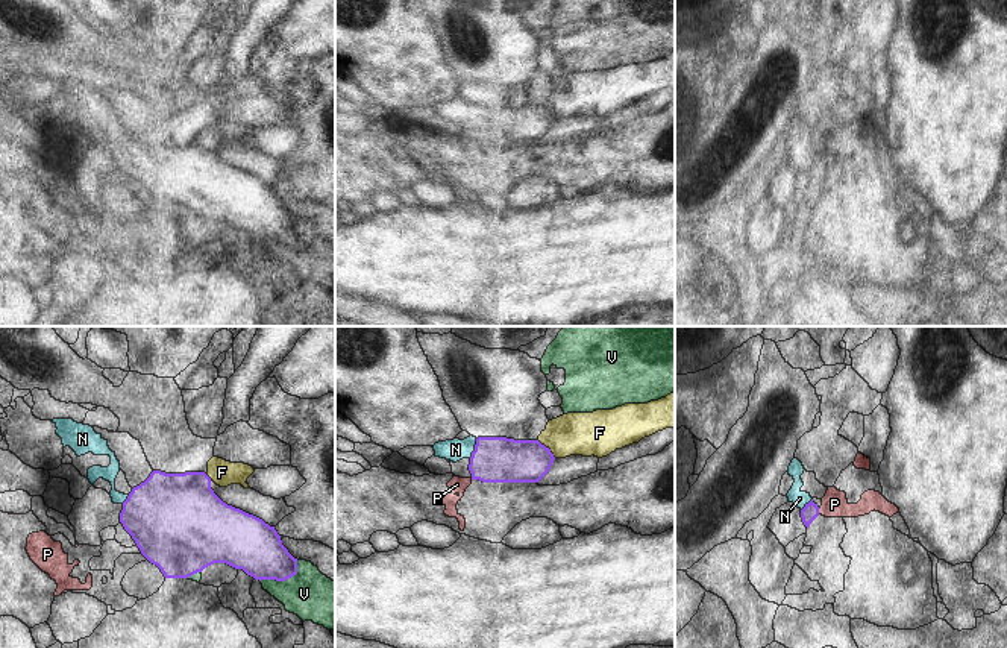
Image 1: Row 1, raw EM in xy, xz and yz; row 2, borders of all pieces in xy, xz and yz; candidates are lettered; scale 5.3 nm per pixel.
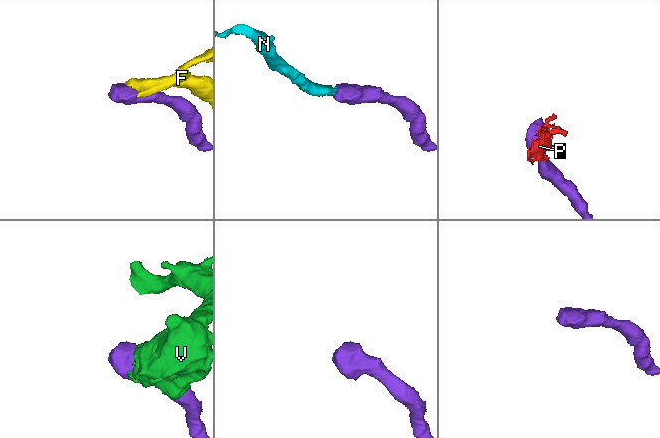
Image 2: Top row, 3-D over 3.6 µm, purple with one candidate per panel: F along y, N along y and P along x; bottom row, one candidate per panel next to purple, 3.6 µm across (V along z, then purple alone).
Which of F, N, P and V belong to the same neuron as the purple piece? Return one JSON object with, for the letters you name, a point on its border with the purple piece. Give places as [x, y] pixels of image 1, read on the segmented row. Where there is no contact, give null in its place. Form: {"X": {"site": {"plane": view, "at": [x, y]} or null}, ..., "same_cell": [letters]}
{"N": {"site": {"plane": "xz", "at": [475, 448]}}, "same_cell": ["N"]}

